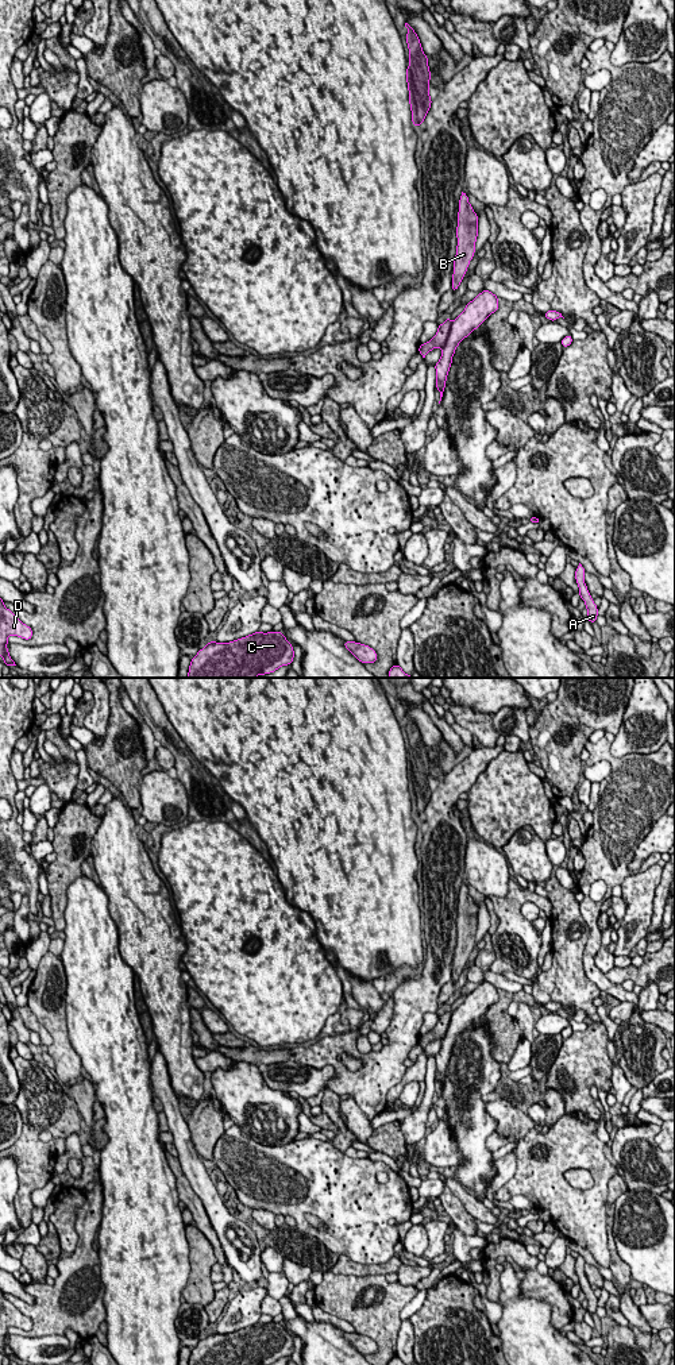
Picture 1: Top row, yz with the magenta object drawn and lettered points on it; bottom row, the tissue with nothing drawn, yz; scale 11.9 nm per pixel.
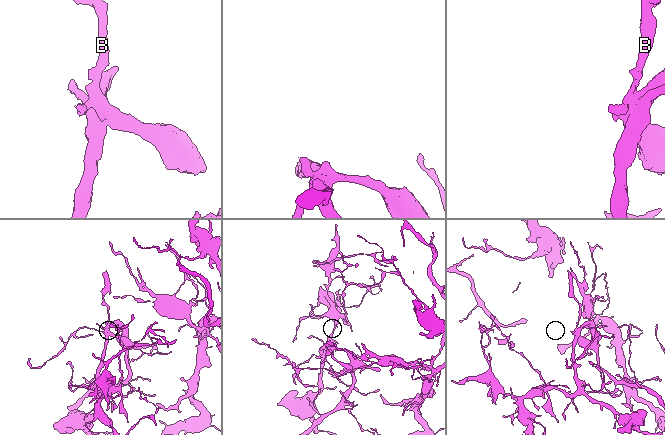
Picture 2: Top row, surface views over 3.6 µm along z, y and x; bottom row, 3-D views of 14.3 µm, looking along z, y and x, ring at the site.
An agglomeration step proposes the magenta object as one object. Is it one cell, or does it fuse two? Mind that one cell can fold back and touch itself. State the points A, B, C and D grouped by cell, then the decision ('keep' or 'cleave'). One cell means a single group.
groups A C D / B; cleave

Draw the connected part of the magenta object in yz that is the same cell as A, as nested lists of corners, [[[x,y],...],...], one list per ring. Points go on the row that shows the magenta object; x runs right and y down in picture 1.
[[[579,563],[579,566],[575,570],[575,581],[579,587],[579,597],[585,601],[586,609],[587,609],[587,620],[589,622],[595,622],[598,617],[598,608],[594,604],[594,599],[591,598],[591,594],[587,590],[587,586],[585,583],[585,568]]]

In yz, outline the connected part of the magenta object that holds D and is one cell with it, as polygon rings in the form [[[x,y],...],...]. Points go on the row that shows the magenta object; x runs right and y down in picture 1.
[[[0,598],[0,656],[8,667],[16,666],[7,648],[9,636],[31,640],[32,629],[7,609],[4,601]]]

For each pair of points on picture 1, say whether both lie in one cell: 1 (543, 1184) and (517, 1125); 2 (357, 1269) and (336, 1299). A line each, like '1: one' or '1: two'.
1: two
2: two

